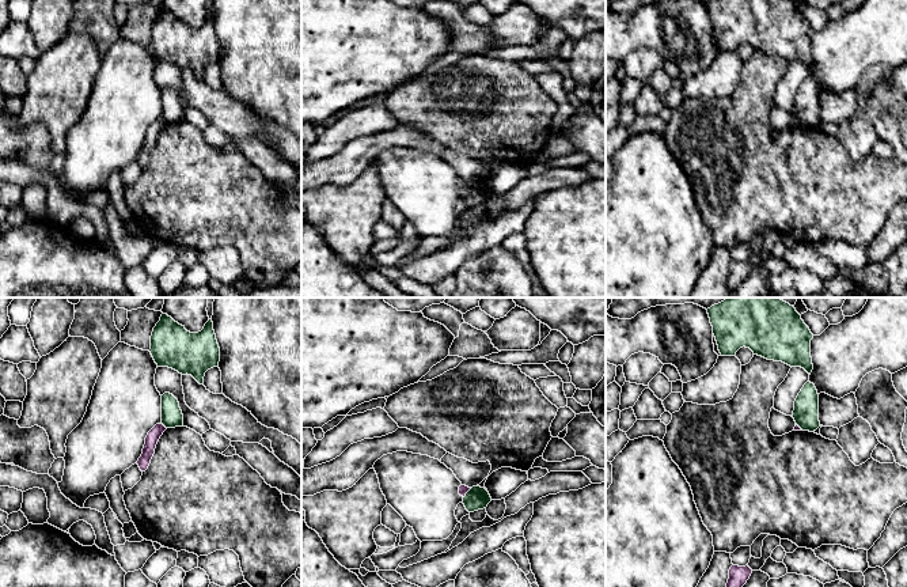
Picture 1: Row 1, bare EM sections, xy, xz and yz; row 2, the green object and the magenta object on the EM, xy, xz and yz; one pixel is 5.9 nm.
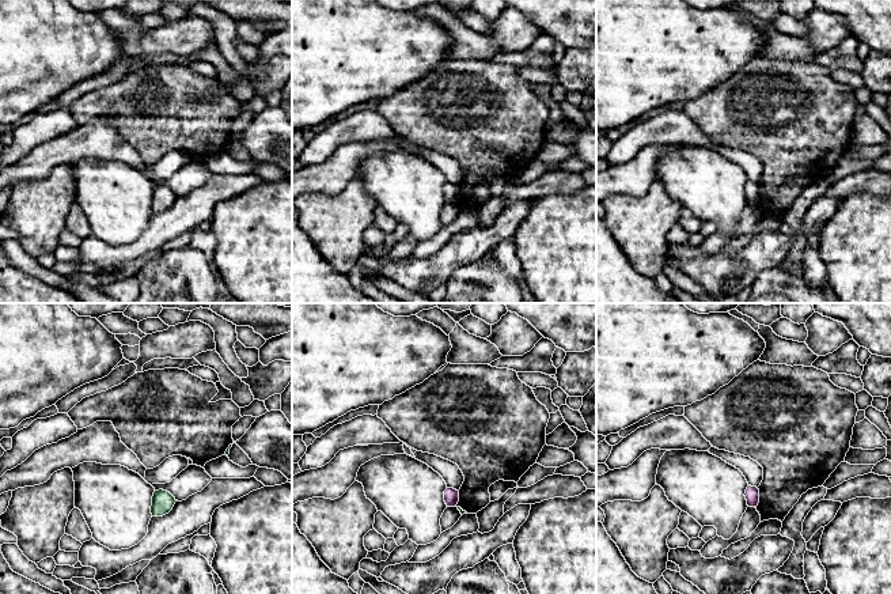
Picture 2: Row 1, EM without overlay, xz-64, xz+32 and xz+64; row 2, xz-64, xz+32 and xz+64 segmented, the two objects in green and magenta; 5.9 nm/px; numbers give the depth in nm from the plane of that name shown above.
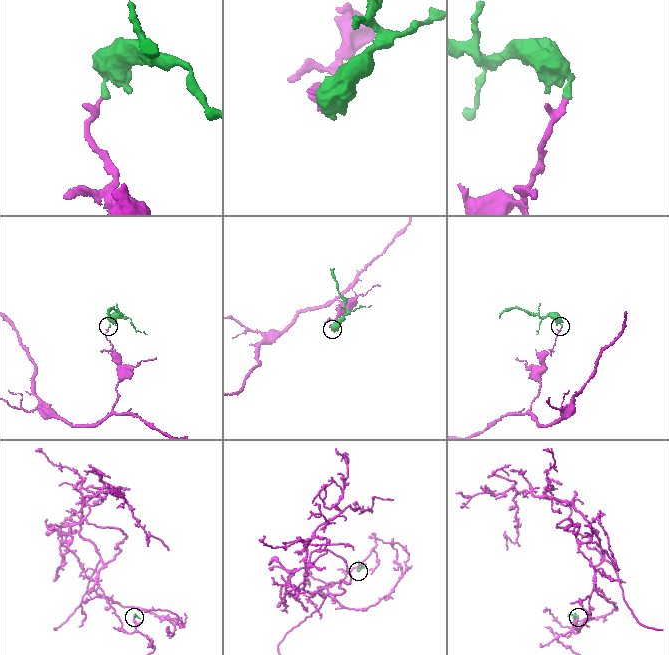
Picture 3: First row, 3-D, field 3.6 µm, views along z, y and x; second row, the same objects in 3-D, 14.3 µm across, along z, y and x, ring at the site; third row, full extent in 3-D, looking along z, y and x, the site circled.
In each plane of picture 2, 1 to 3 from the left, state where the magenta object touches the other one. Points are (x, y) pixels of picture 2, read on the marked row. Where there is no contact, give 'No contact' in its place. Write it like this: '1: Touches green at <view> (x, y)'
1: No contact
2: No contact
3: No contact

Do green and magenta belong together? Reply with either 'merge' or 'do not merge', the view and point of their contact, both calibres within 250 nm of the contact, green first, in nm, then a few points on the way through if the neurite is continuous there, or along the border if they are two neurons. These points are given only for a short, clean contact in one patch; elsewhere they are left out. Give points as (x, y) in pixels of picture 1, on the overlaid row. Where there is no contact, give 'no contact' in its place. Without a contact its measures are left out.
do not merge; contact xy (163, 424); calibres 130 and 80 nm; border xy (160, 423), (166, 428)

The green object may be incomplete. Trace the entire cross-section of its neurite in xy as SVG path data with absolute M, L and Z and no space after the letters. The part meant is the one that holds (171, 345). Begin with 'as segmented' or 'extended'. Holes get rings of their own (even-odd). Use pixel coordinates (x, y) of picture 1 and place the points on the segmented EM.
as segmented | M167 314L153 327L149 349L158 367L191 375L204 385L205 372L219 366L220 348L209 319L198 333L190 333Z

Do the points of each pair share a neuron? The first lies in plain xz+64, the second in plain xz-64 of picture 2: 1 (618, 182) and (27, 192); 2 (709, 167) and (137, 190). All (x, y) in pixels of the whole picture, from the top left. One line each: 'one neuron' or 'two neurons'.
1: two neurons
2: one neuron

